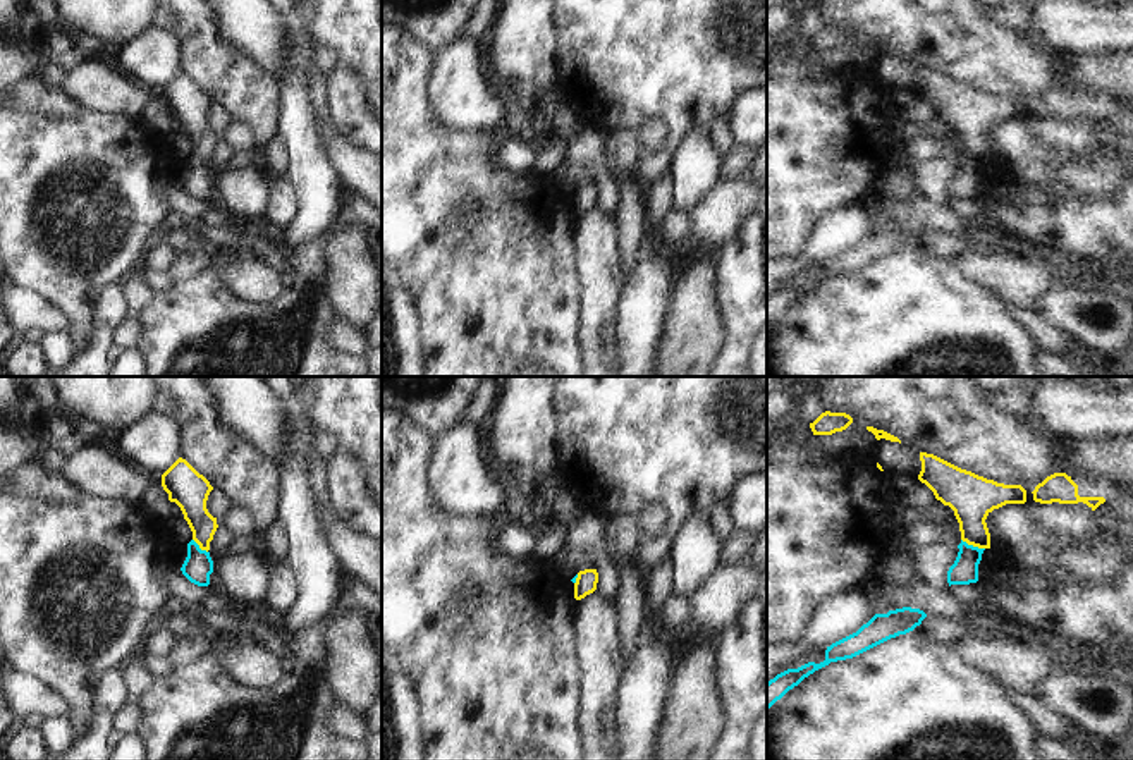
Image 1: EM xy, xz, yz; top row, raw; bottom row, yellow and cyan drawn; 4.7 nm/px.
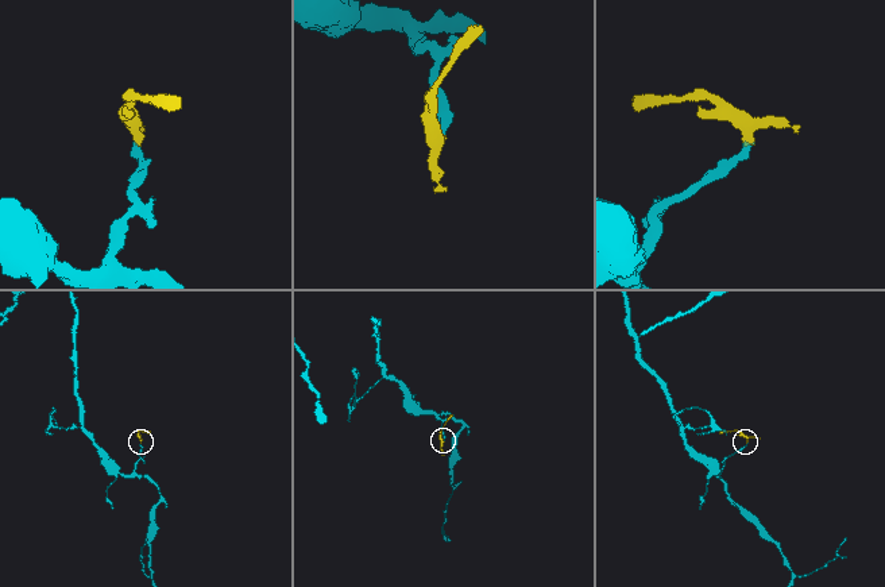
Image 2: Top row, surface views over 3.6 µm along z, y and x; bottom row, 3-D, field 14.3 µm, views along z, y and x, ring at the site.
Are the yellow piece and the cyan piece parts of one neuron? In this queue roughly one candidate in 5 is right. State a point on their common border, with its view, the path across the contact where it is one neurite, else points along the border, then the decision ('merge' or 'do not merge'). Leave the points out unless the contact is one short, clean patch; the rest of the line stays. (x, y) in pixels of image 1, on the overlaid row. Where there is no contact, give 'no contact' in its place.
contact yz (973, 545); way yz (972, 497), (973, 545), (965, 570); merge

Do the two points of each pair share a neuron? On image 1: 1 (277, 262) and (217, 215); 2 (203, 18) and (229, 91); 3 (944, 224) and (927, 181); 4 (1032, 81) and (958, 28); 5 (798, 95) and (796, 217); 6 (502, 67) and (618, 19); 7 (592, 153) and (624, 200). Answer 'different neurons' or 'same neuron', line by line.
1: different neurons
2: same neuron
3: different neurons
4: same neuron
5: same neuron
6: different neurons
7: different neurons

